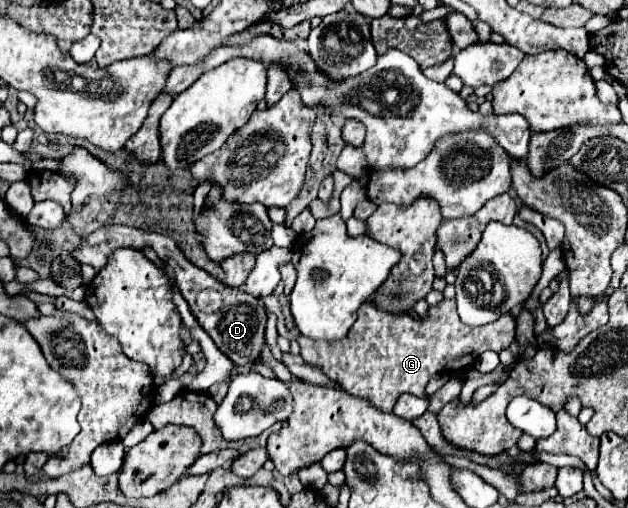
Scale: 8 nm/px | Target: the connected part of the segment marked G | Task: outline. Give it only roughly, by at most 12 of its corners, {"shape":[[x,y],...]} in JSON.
{"shape":[[454,300],[424,320],[368,302],[346,342],[298,336],[308,364],[392,412],[442,370],[514,342],[474,328]]}

